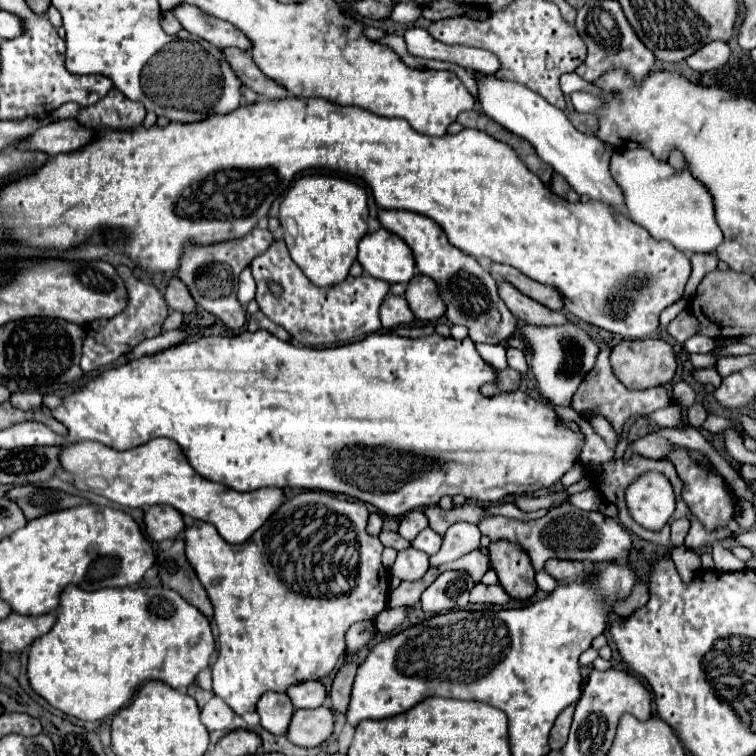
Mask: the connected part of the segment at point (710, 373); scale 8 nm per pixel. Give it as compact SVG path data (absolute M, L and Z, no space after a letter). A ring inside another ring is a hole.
M708 368L708 370L696 370L694 376L696 376L696 380L702 382L702 384L712 384L715 389L720 386L720 376L718 376L718 372L716 372L714 368Z

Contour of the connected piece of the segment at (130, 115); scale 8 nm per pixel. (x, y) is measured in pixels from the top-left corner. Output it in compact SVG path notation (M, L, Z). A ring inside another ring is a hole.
M112 88L94 106L82 108L78 120L88 128L124 128L132 130L142 124L146 110L142 104L128 100L116 88Z

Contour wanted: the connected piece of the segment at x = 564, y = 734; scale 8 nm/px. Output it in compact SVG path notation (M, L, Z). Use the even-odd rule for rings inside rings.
M570 704L558 718L556 718L556 724L550 732L550 748L552 750L560 750L562 744L568 740L568 730L570 730L570 724L572 724L572 714L574 714L574 706L576 704Z

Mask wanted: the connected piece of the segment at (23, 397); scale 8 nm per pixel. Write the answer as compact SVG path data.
M18 390L11 394L10 404L12 404L14 408L20 408L20 410L36 408L36 406L42 404L42 394L38 394L38 392Z

